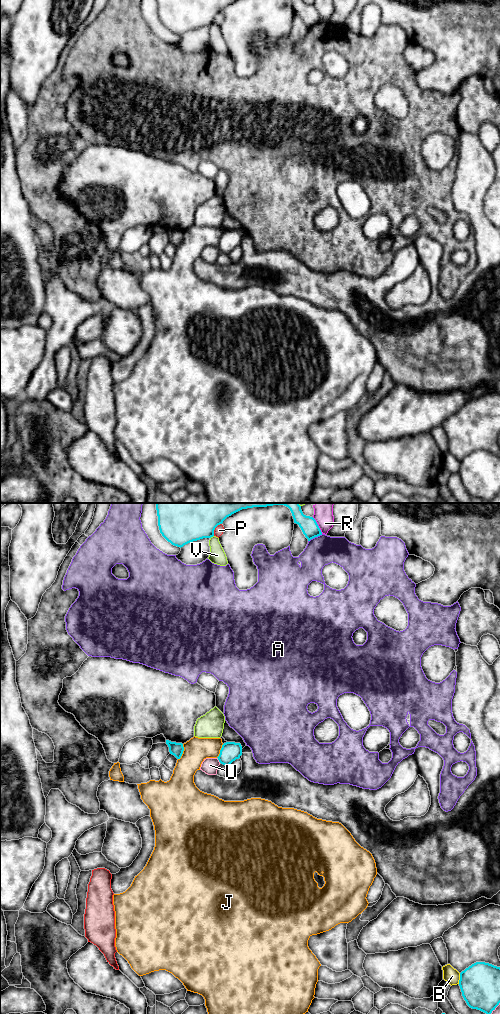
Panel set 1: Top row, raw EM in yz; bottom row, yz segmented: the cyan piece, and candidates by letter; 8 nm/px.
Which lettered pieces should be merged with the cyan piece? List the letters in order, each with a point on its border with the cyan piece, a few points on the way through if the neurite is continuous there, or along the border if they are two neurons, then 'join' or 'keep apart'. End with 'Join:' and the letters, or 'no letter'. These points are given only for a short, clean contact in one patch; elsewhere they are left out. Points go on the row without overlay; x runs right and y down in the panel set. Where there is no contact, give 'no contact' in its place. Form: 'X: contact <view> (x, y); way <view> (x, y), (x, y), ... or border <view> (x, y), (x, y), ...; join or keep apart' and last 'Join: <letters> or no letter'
A: contact yz (315, 24); keep apart
B: contact yz (460, 466); keep apart
J: contact yz (182, 240); keep apart
P: contact yz (214, 17); keep apart
R: contact yz (317, 13); border yz (312, 5), (322, 21); keep apart
U: contact yz (218, 247); keep apart
V: contact yz (211, 24); keep apart
Join: no letter

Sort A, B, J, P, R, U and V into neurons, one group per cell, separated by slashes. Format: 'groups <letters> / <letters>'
groups A / B / J / P / R / U / V

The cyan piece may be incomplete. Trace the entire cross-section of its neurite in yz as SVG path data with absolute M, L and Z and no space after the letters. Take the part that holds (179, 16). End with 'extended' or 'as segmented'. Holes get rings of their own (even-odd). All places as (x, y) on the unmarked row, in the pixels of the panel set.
M157 0L162 24L177 35L214 24L215 16L236 0Z; as segmented

